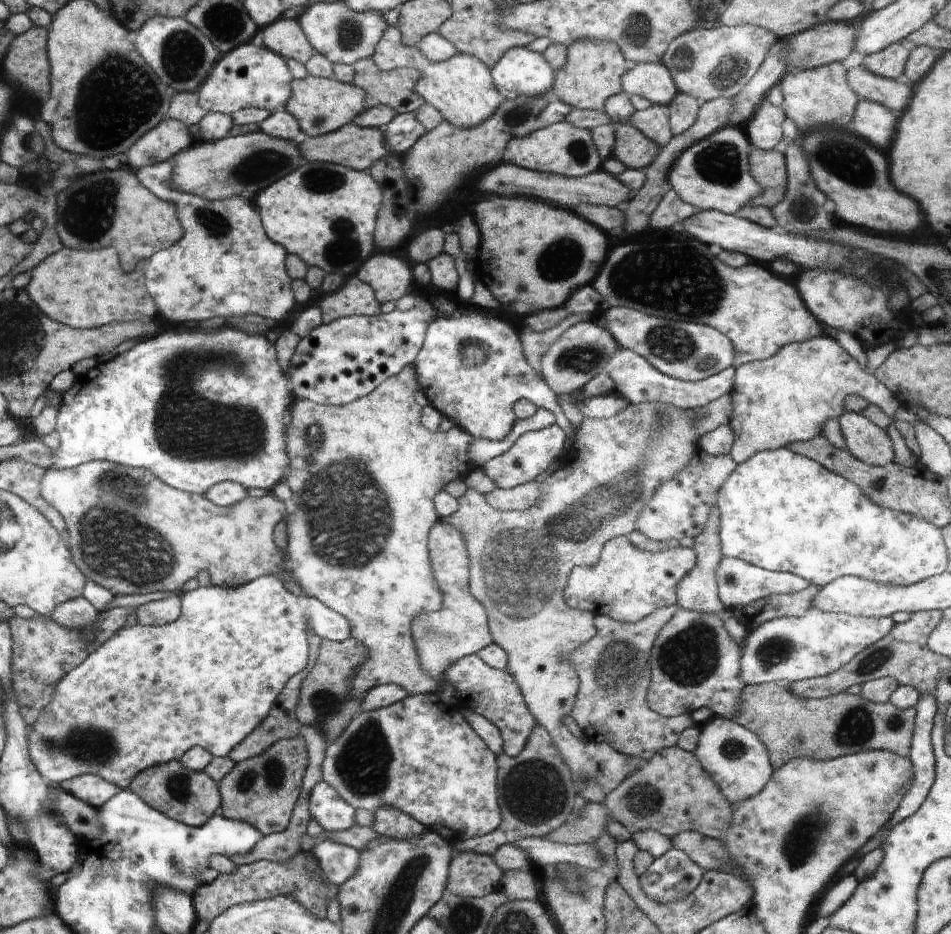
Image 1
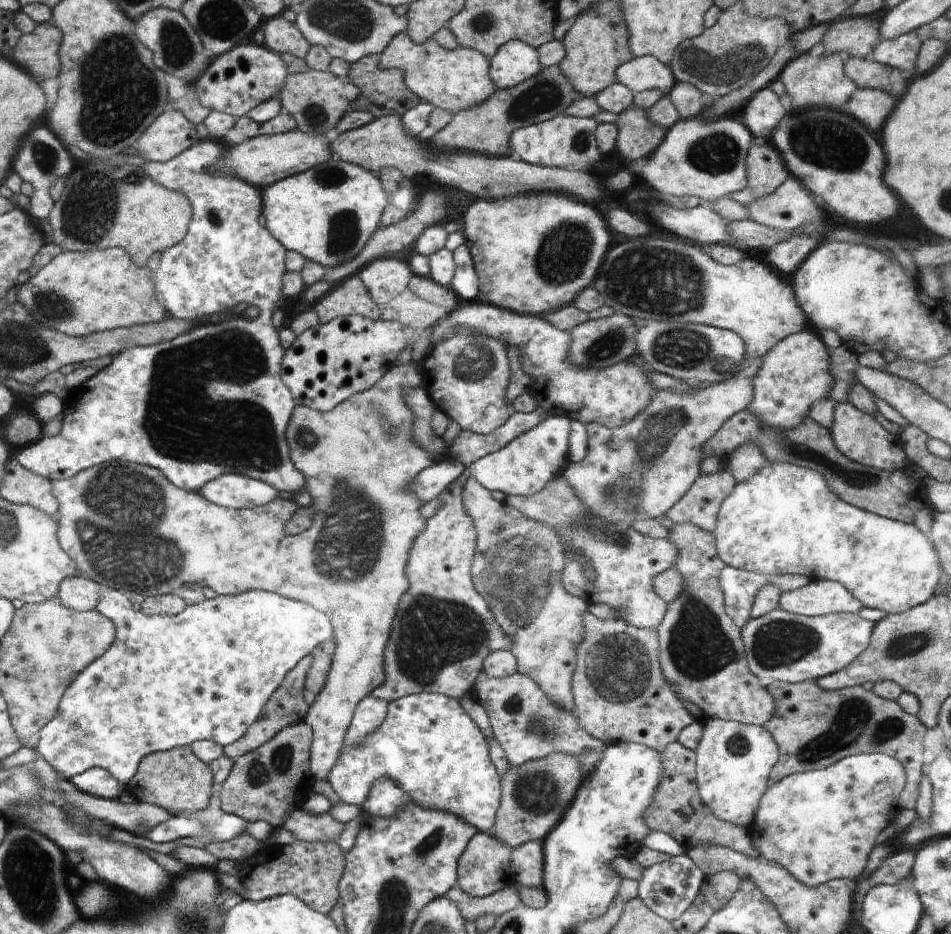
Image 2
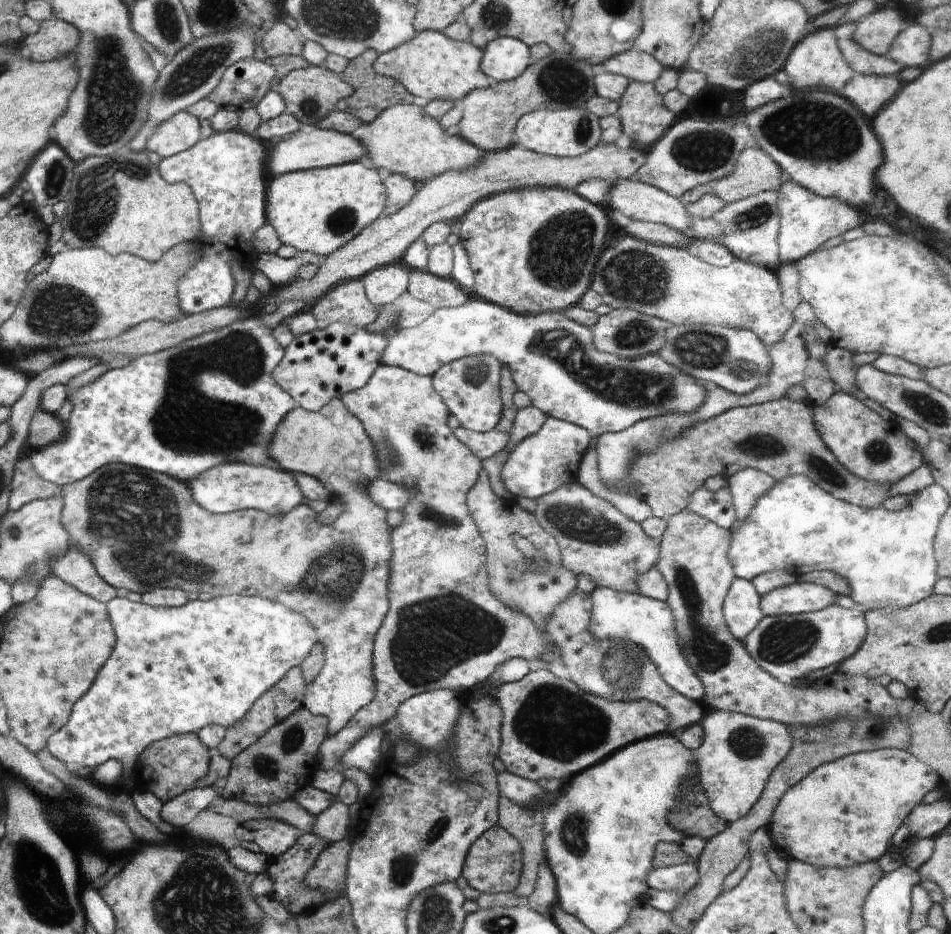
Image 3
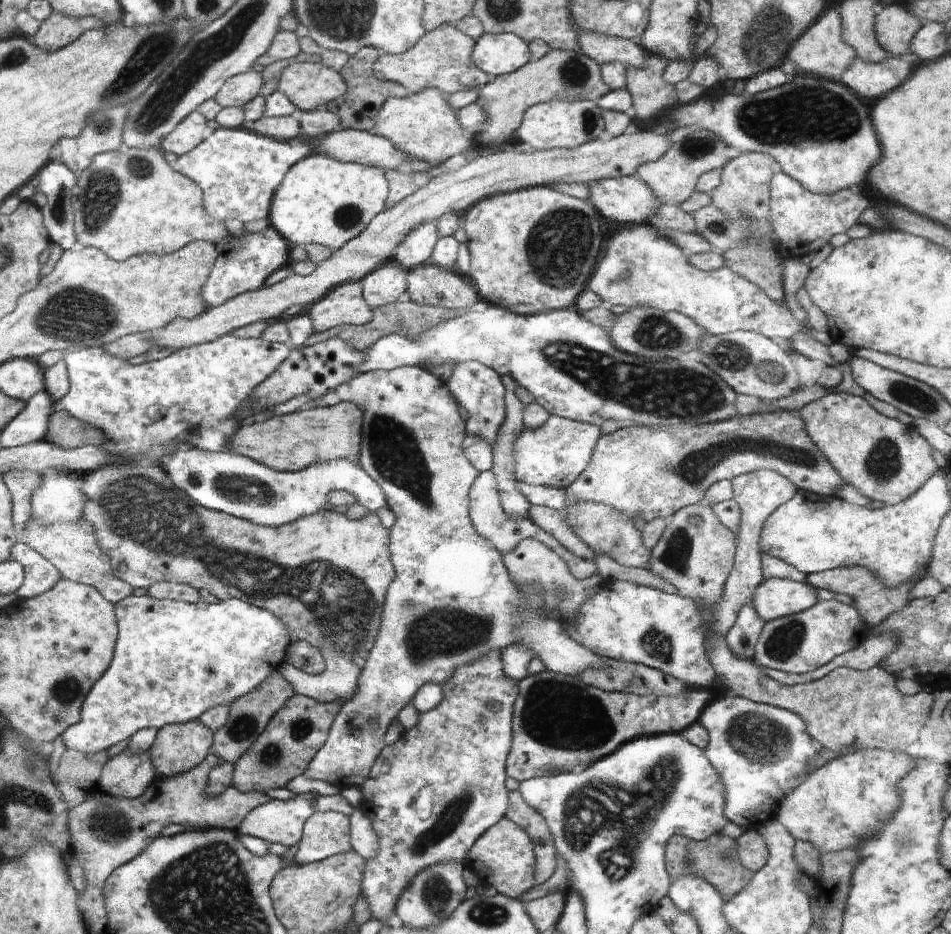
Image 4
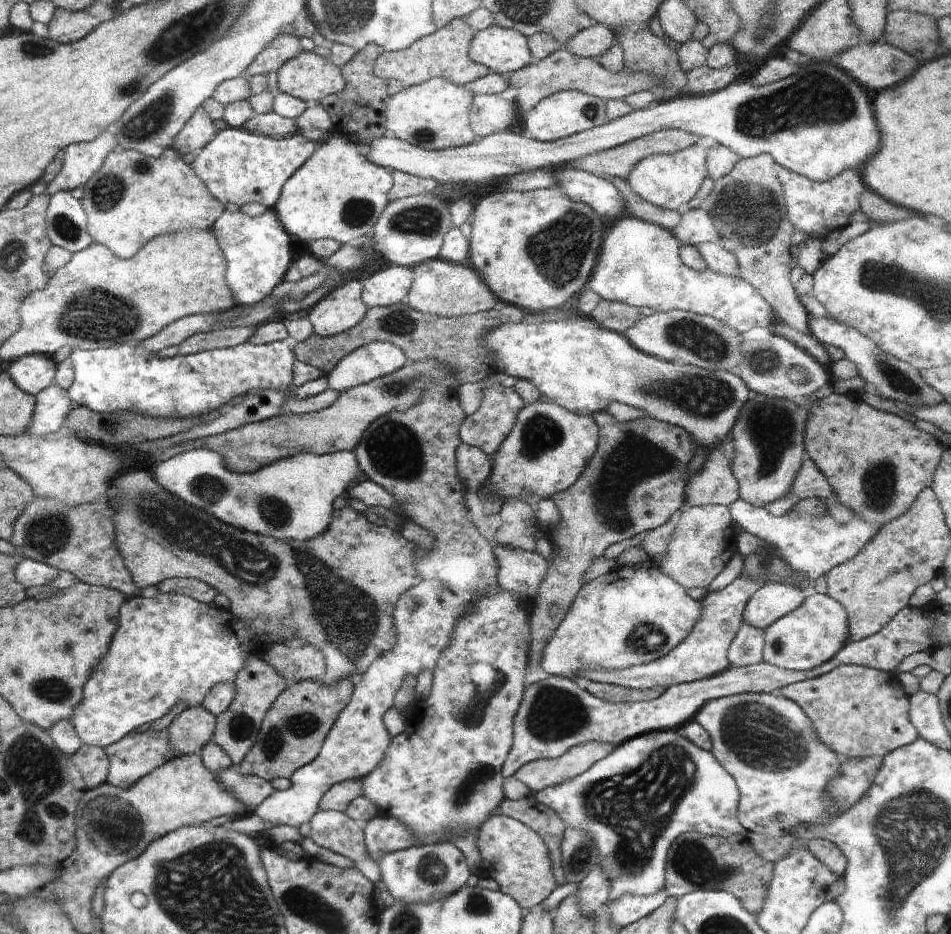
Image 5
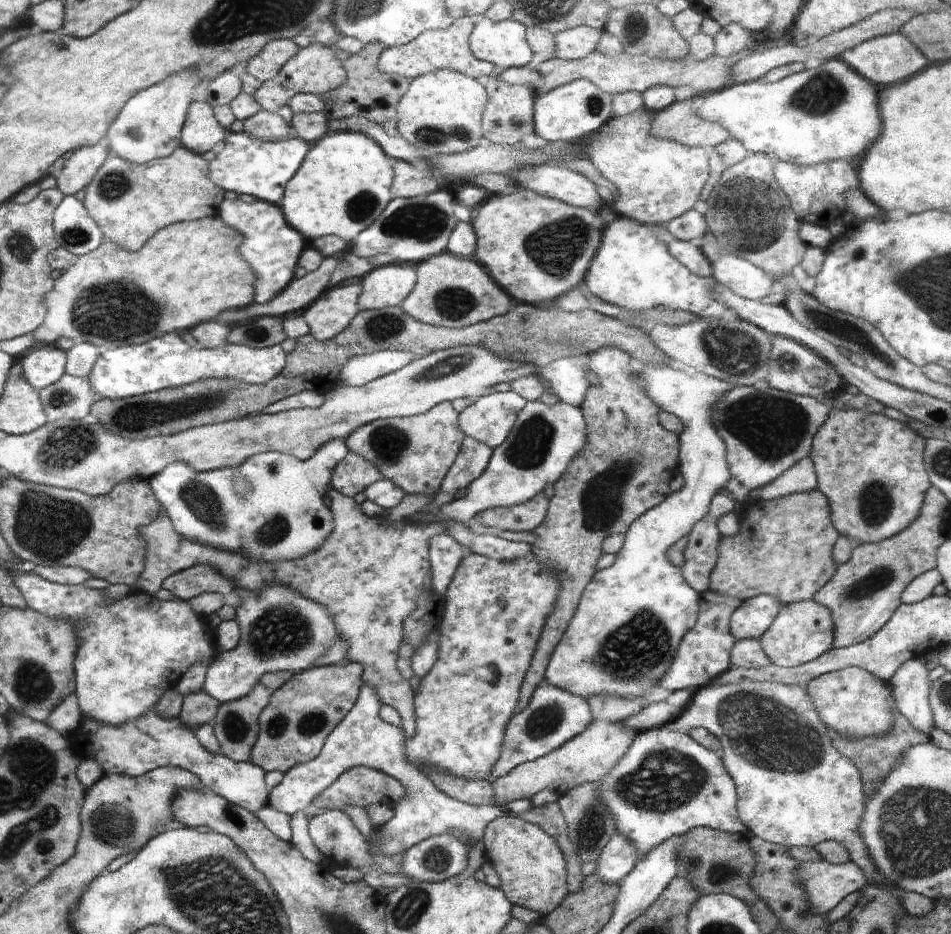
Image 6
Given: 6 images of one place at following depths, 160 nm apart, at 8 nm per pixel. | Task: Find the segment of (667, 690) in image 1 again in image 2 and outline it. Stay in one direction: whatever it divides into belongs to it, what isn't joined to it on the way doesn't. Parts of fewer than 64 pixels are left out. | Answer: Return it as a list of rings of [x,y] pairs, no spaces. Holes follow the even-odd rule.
[[[678,523],[672,527],[667,538],[678,549],[673,567],[683,578],[683,589],[671,603],[667,603],[664,618],[655,629],[659,636],[659,661],[663,675],[668,684],[676,688],[680,700],[688,699],[710,718],[762,727],[775,715],[777,704],[766,690],[766,686],[748,668],[741,629],[734,624],[724,609],[725,596],[719,576],[725,564],[718,556],[714,533],[692,523]]]

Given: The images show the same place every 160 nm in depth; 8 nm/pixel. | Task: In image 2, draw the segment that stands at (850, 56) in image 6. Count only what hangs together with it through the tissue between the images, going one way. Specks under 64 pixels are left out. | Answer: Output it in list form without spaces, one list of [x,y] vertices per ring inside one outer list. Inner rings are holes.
[[[857,87],[840,111],[855,118],[870,132],[876,134],[893,112],[896,102],[898,98],[889,95],[889,92]]]

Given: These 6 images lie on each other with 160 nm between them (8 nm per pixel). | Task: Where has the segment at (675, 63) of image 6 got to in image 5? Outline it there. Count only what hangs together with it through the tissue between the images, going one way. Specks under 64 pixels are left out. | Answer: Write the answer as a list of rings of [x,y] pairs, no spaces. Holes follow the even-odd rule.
[[[560,47],[542,60],[533,60],[524,68],[511,72],[506,78],[508,79],[509,87],[514,87],[517,90],[514,102],[517,104],[517,109],[521,116],[524,116],[525,112],[534,108],[534,105],[538,104],[543,98],[560,91],[580,91],[605,102],[609,100],[622,101],[624,97],[638,91],[648,91],[651,85],[655,84],[655,80],[651,79],[650,75],[628,73],[626,68],[622,73],[611,73],[595,58],[576,56],[574,53],[564,49],[564,47]]]

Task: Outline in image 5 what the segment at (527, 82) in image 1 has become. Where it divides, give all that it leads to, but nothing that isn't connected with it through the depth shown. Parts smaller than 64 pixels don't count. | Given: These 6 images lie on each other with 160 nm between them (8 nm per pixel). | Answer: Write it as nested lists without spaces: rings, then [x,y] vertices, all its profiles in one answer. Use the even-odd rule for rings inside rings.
[[[496,25],[474,33],[469,56],[499,75],[509,75],[534,60],[527,38],[521,32]]]

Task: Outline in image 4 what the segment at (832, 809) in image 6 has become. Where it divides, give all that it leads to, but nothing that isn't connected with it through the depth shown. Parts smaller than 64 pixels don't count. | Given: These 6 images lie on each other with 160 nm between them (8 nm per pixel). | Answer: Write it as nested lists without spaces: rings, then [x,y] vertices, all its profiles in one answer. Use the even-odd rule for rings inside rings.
[[[724,693],[714,698],[714,700],[708,702],[705,709],[701,711],[698,721],[707,730],[709,736],[707,747],[704,750],[706,758],[710,761],[710,764],[714,766],[717,774],[722,777],[723,783],[727,788],[724,814],[728,817],[729,822],[734,822],[734,824],[738,824],[742,826],[742,828],[751,828],[756,826],[756,824],[776,820],[779,808],[783,804],[782,800],[786,800],[787,796],[803,782],[806,782],[810,774],[817,769],[817,766],[814,764],[817,762],[817,759],[821,758],[823,751],[823,748],[807,733],[805,720],[802,720],[795,712],[769,704],[752,702],[750,699],[741,697],[740,695]]]

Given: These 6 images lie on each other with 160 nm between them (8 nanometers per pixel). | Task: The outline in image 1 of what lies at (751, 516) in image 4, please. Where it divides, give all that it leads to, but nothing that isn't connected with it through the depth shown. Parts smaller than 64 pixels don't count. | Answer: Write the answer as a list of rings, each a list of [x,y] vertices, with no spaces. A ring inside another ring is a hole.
[[[826,335],[785,344],[764,360],[740,365],[735,369],[733,389],[730,392],[733,411],[728,425],[734,433],[734,442],[729,454],[739,465],[757,452],[778,450],[794,441],[812,439],[821,433],[822,425],[828,419],[838,419],[846,411],[845,400],[852,395],[863,396],[869,404],[876,405],[892,420],[900,407],[897,398],[888,387],[873,374],[865,373],[854,357]]]

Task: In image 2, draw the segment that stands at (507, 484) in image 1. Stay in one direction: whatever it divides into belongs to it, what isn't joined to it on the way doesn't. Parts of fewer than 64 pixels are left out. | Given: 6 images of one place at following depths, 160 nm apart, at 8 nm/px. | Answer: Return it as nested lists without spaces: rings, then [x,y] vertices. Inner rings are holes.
[[[548,414],[534,428],[517,436],[513,441],[506,444],[504,448],[492,454],[487,454],[480,460],[466,465],[465,468],[469,468],[472,471],[471,476],[489,491],[500,490],[500,492],[504,492],[507,495],[532,496],[533,494],[539,493],[554,477],[560,476],[561,471],[568,466],[567,452],[569,451],[572,423],[566,415]]]

